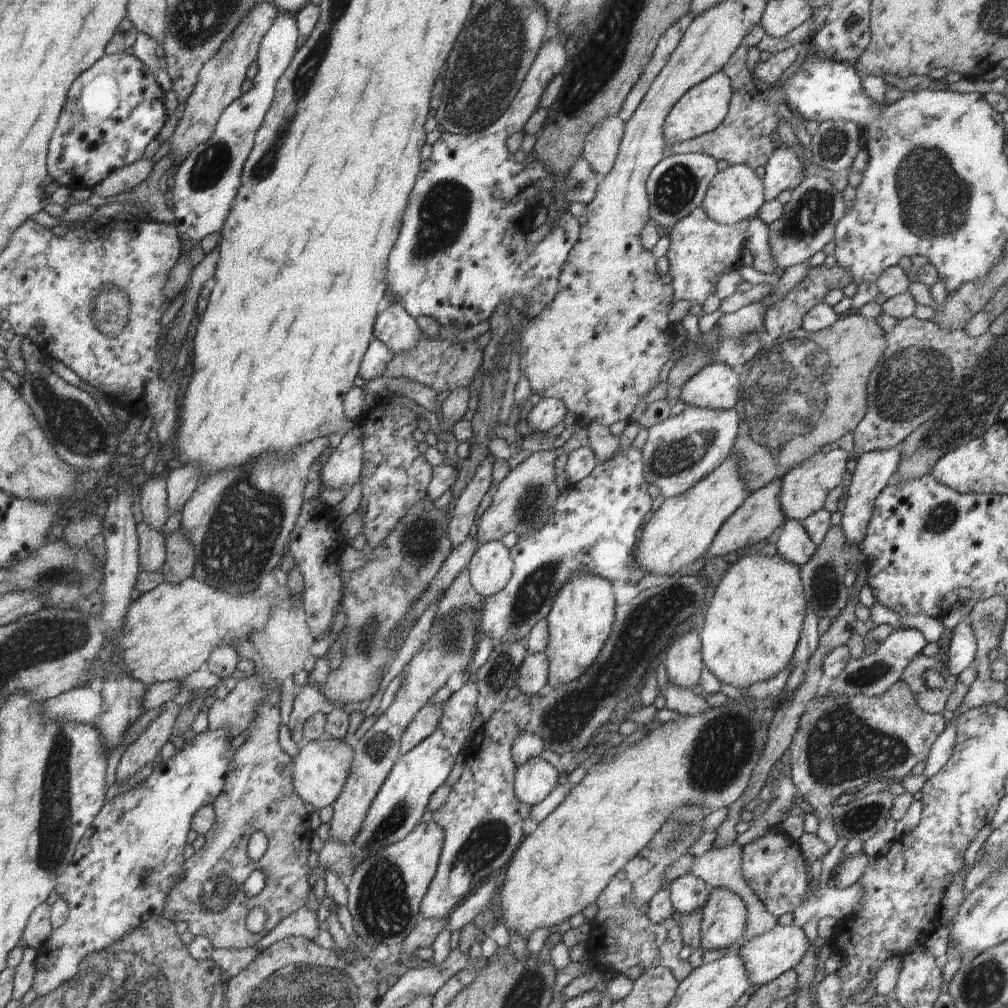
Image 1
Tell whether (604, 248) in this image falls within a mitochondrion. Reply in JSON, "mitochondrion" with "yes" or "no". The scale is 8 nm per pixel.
{"mitochondrion":"no"}

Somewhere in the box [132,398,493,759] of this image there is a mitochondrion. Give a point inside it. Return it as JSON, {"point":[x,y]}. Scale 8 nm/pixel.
{"point":[240,538]}

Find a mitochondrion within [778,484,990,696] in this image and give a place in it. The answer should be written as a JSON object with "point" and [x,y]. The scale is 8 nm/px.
{"point":[941,517]}

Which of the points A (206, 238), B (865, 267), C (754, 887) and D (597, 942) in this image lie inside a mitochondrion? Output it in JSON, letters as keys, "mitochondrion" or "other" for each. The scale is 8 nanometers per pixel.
{"A":"other","B":"other","C":"other","D":"other"}

